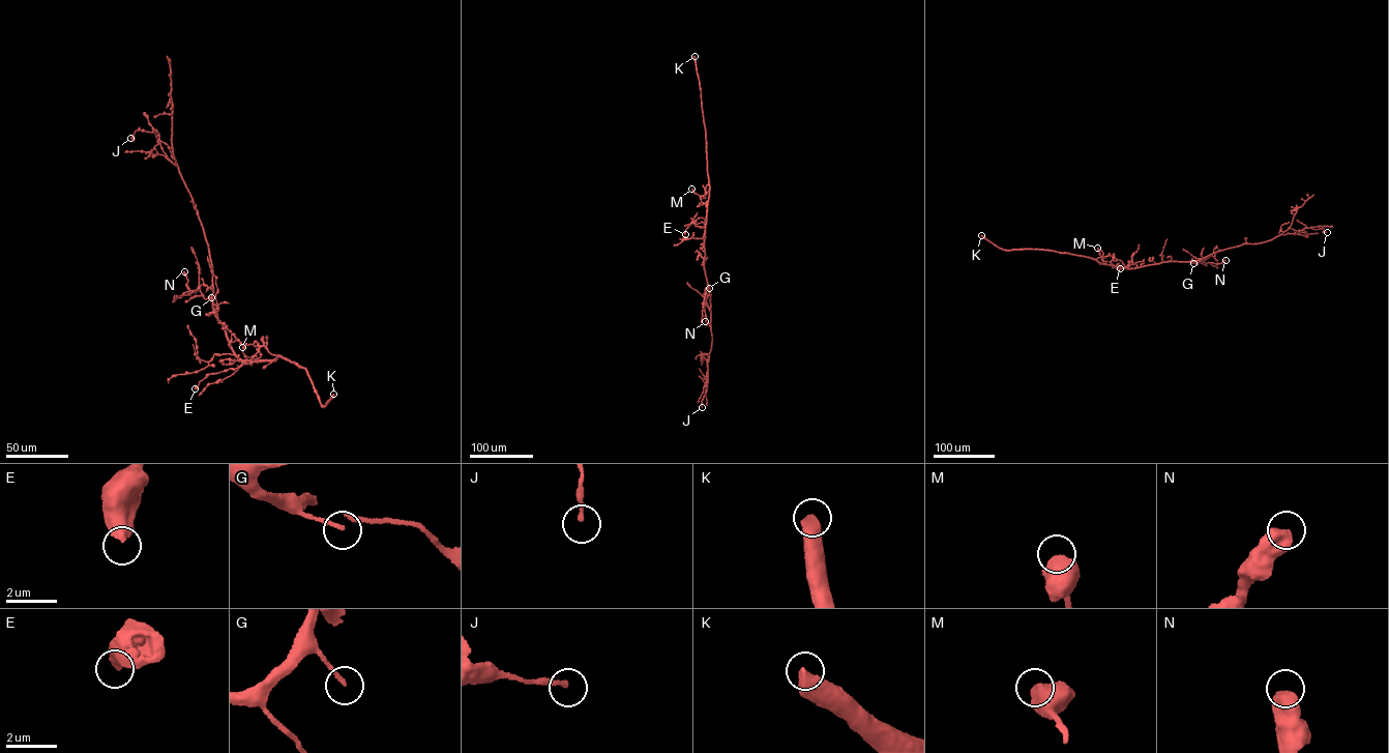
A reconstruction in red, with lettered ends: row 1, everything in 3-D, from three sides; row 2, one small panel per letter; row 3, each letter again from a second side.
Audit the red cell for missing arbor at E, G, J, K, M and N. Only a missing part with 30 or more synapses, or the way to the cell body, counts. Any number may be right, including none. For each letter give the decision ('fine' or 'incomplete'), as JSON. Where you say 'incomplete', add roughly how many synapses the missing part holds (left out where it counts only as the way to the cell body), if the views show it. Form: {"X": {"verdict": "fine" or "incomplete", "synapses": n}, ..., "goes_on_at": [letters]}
{"E": {"verdict": "fine"}, "G": {"verdict": "fine"}, "J": {"verdict": "fine"}, "K": {"verdict": "incomplete", "synapses": 2000}, "M": {"verdict": "fine"}, "N": {"verdict": "fine"}, "goes_on_at": ["K"]}

